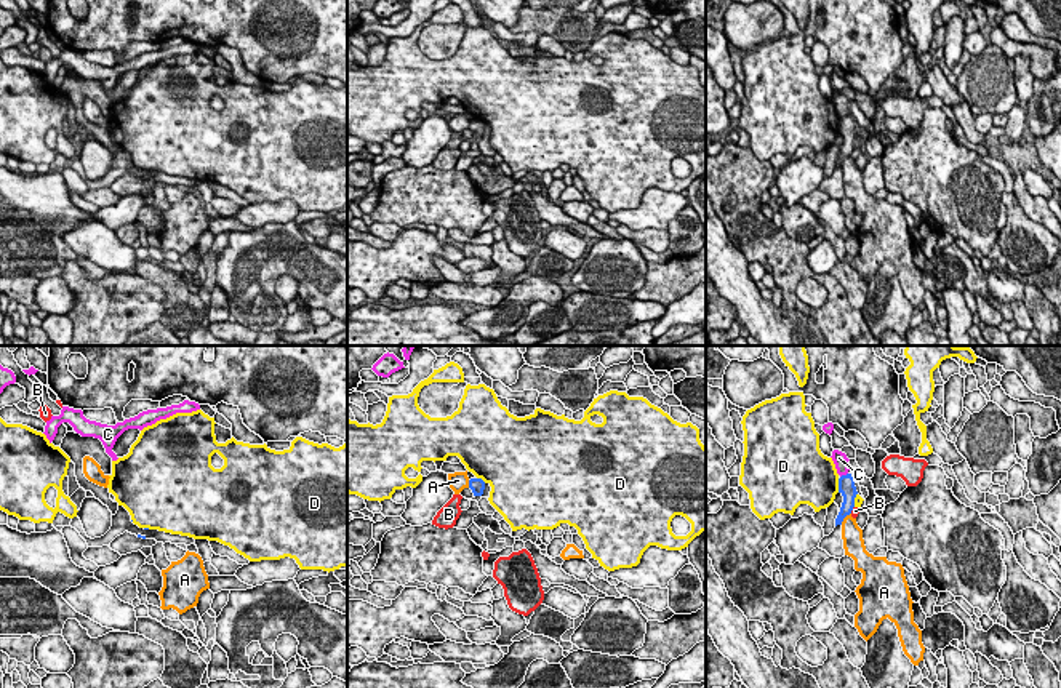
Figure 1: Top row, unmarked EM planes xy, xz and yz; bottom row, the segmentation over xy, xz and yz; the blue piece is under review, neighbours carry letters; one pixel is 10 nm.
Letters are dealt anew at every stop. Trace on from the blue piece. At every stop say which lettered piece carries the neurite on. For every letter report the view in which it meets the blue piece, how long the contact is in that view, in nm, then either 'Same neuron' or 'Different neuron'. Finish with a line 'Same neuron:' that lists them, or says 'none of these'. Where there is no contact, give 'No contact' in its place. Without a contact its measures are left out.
A: Touches blue in yz. Shared border 160 nm. Different neuron
B: Touches blue in yz. Shared border 90 nm. Different neuron
C: Touches blue in yz. Shared border 100 nm. Different neuron
D: Touches blue in yz. Shared border 140 nm. Different neuron
Same neuron: none of these

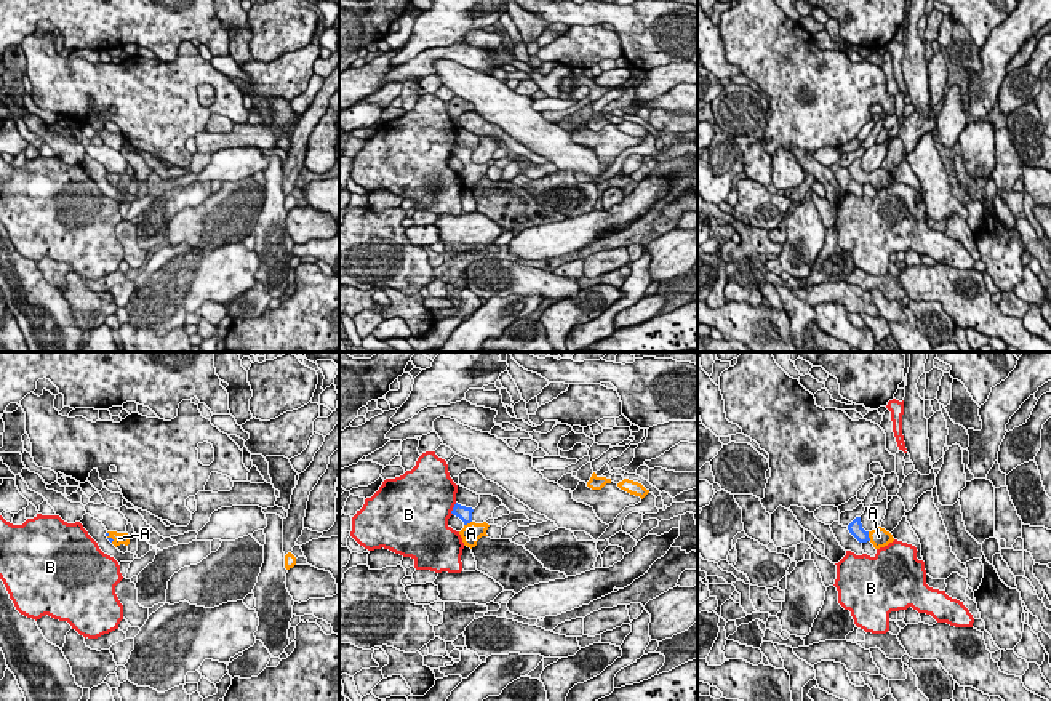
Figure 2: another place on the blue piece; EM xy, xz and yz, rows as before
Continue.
A: Touches blue in yz. Shared border 100 nm. Same neuron
B: Touches blue in xz. Shared border 140 nm. Different neuron
Same neuron: A

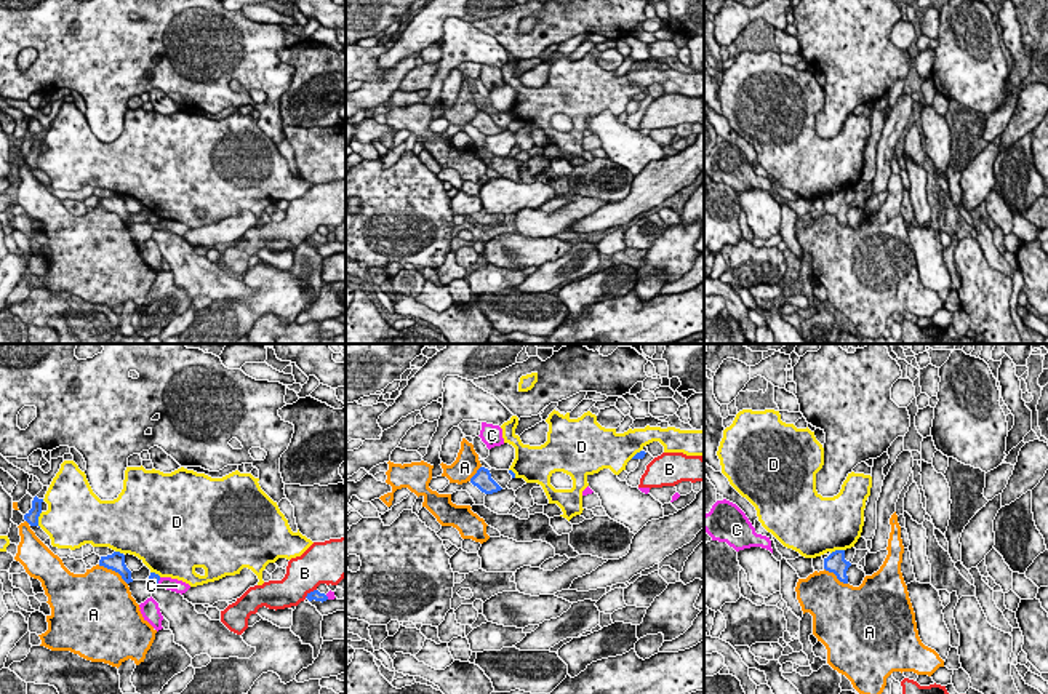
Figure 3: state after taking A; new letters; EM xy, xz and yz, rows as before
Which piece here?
A: Touches blue in xy. Shared border 360 nm. Different neuron
B: Touches blue in xy. Shared border 150 nm. Different neuron
C: Touches blue in xy. Shared border 100 nm. Different neuron
D: Touches blue in xy. Shared border 160 nm. Different neuron
Same neuron: none of these

